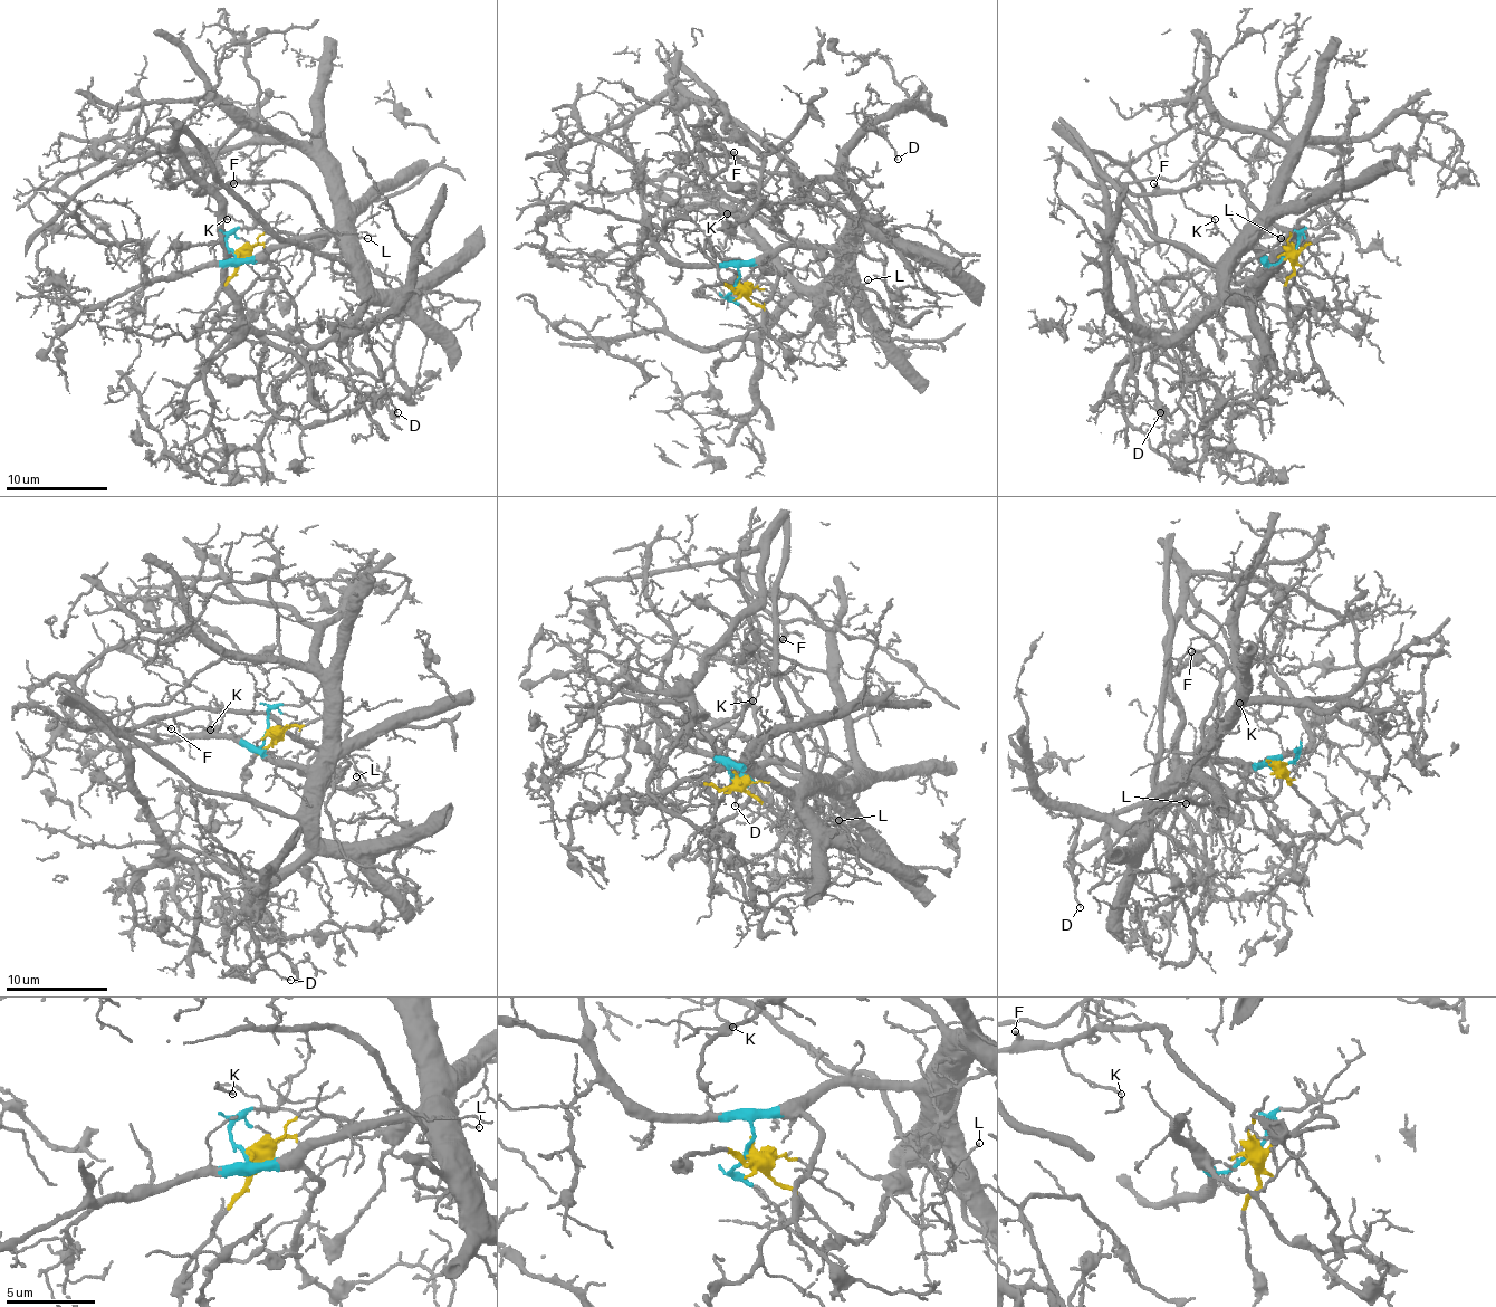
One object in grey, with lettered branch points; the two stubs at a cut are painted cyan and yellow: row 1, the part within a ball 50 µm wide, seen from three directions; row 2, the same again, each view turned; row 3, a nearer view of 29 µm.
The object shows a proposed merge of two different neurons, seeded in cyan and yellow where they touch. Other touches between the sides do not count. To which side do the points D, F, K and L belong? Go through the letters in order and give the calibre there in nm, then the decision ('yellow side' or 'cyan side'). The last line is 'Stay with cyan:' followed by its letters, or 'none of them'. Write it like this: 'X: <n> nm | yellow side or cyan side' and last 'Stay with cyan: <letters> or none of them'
D: 120 nm | cyan side
F: 130 nm | yellow side
K: 150 nm | yellow side
L: 100 nm | yellow side
Stay with cyan: D

